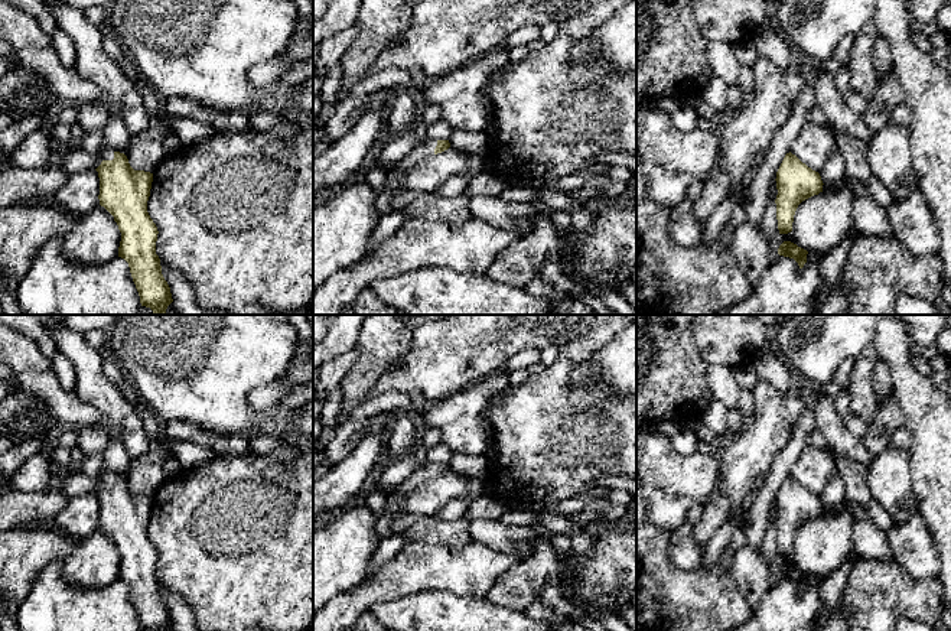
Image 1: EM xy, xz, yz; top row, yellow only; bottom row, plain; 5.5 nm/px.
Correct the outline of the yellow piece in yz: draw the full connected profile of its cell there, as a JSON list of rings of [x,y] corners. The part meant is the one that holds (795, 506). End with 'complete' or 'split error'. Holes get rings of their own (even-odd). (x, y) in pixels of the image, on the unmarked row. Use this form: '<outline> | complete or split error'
[[[791,475],[785,478],[776,495],[776,543],[779,557],[792,554],[794,539],[798,528],[823,515],[818,495],[808,491]]] | complete

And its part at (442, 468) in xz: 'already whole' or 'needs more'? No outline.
needs more

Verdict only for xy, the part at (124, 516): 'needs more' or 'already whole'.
needs more

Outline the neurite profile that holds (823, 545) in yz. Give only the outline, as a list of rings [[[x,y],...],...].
[[[849,513],[820,515],[802,524],[794,539],[792,554],[779,557],[775,578],[784,565],[807,575],[830,576],[857,552],[853,541],[854,518]]]

